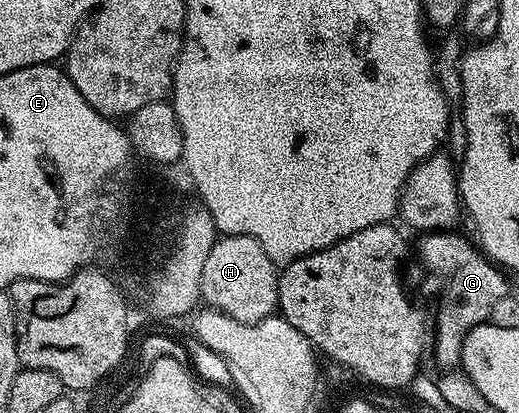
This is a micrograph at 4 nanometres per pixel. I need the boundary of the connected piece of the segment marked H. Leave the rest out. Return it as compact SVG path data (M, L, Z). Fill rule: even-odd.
M249 235L220 236L203 265L200 278L202 302L244 324L255 324L276 312L279 279L276 264L254 238Z

